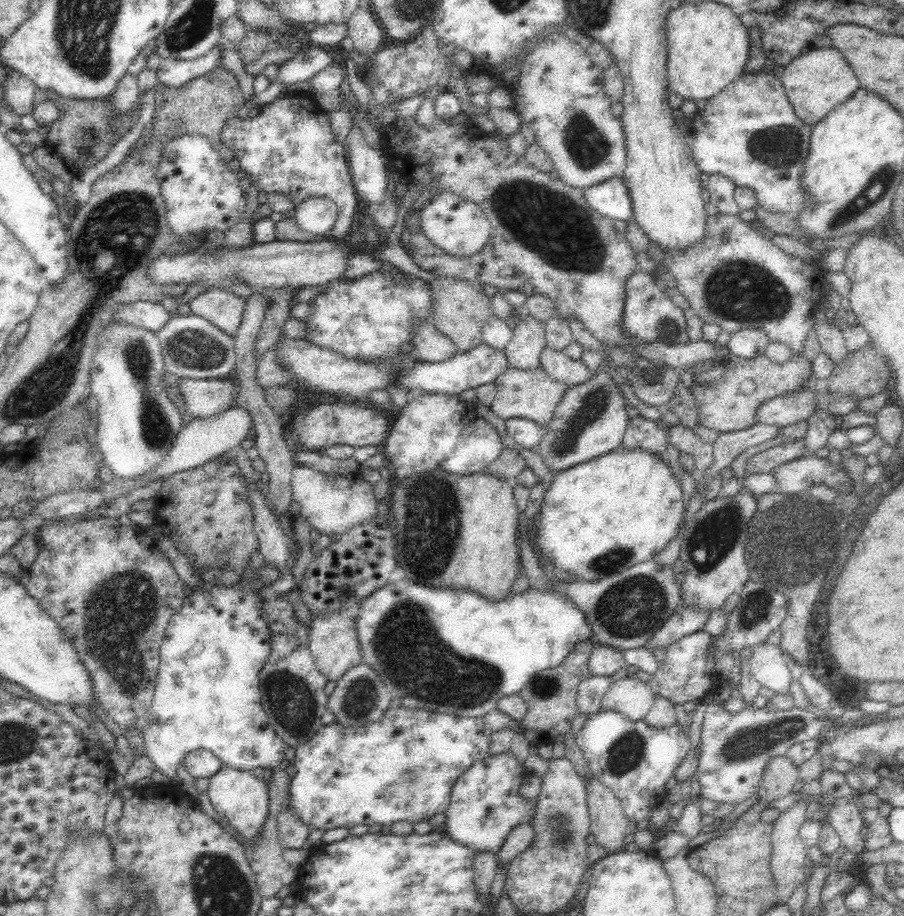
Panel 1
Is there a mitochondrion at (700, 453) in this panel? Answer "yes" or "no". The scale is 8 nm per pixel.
no

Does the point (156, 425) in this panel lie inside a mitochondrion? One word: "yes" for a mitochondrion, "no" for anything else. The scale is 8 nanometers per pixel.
yes

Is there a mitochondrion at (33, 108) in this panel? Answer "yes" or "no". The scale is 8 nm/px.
no

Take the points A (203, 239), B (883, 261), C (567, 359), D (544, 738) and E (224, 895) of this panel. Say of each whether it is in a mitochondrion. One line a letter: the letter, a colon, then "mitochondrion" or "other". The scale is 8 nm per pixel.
A: other
B: other
C: other
D: other
E: mitochondrion

